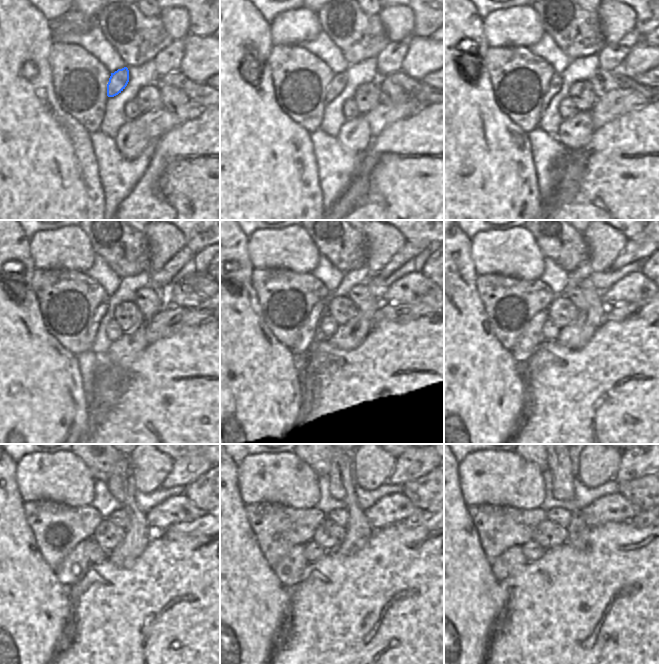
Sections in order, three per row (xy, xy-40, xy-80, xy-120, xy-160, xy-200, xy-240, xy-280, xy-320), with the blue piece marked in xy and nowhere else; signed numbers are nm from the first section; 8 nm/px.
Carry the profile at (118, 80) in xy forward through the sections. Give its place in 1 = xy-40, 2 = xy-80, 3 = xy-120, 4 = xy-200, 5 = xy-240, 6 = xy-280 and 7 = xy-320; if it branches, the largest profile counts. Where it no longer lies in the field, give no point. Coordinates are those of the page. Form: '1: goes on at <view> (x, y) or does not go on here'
1: goes on at xy-40 (339, 81)
2: goes on at xy-80 (555, 85)
3: goes on at xy-120 (100, 312)
4: goes on at xy-200 (531, 337)
5: goes on at xy-240 (74, 566)
6: goes on at xy-280 (290, 567)
7: goes on at xy-320 (510, 562)

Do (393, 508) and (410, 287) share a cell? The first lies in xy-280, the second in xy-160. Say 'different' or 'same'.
same

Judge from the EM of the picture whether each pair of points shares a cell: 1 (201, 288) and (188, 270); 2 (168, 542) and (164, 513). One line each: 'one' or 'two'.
1: two
2: two

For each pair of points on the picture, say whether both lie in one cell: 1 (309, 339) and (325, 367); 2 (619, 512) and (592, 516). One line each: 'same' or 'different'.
1: different
2: same

